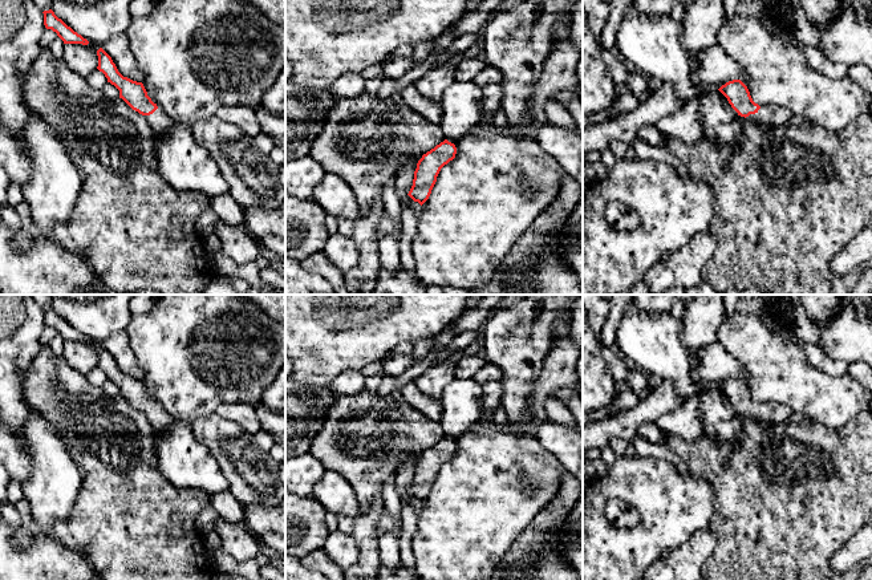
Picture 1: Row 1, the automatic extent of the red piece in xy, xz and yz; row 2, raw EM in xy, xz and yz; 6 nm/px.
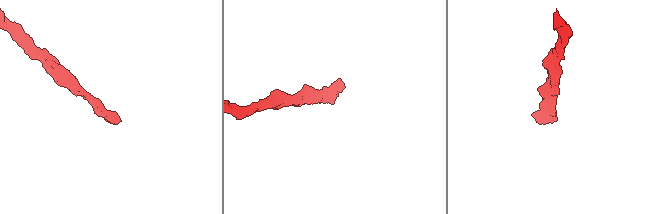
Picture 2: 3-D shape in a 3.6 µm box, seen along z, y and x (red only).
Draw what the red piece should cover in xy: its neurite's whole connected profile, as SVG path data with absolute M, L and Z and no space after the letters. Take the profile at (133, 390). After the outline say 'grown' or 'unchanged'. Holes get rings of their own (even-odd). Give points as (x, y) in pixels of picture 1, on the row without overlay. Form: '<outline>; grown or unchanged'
M102 345L97 348L97 353L97 366L105 372L108 380L119 388L119 396L133 407L142 411L157 433L166 430L173 422L173 418L151 398L143 381L123 374L111 354Z; grown

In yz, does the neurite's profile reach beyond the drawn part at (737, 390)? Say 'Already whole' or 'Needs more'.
Needs more

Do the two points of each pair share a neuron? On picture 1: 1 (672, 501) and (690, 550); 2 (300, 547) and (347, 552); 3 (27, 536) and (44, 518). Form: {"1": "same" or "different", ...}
{"1": "different", "2": "same", "3": "different"}

